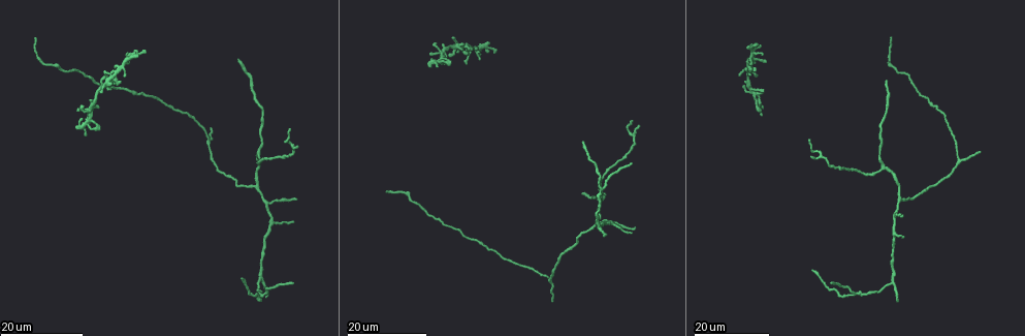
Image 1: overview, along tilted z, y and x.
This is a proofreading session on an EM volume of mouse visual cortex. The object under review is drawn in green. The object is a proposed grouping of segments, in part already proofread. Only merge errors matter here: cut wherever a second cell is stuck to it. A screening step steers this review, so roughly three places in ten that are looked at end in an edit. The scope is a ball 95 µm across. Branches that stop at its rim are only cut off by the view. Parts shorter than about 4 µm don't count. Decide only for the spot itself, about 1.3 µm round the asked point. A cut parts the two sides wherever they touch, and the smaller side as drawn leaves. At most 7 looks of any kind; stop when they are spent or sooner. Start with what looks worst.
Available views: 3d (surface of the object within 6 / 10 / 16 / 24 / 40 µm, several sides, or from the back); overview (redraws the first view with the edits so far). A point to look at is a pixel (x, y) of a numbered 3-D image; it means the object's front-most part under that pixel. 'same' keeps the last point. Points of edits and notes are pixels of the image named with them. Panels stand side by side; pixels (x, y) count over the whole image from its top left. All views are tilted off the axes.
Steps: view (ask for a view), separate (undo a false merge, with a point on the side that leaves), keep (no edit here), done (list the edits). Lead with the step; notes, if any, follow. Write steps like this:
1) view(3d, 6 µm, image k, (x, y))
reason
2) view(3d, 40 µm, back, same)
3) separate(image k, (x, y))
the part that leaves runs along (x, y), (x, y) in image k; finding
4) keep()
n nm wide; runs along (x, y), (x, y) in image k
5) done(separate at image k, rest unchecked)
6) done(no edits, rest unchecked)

view(3d, 16 µm, image 1, (900, 199))
side arm on a straight run

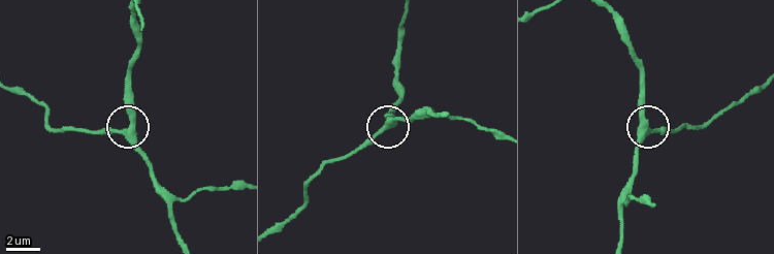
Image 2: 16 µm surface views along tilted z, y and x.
view(3d, 10 µm, image 2, (134, 129))

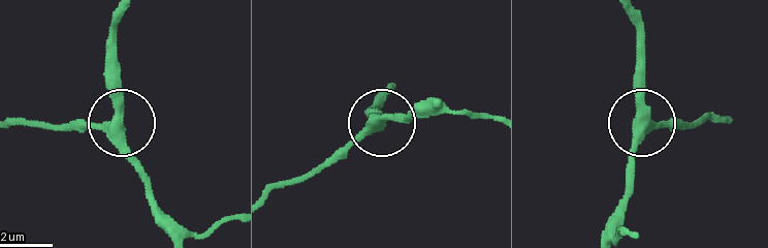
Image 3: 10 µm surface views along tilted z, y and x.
keep()
3 arms; continuous, no second cell

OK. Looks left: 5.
view(3d, 16 µm, image 1, (269, 205))
small branch off a trunk

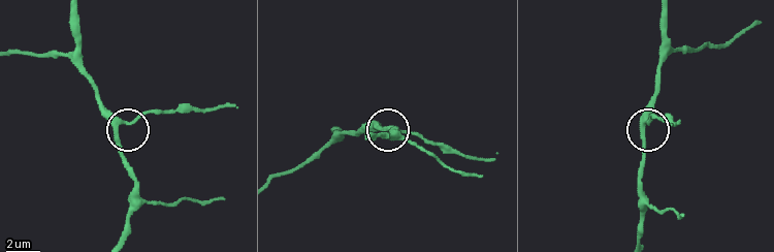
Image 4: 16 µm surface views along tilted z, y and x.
view(3d, 10 µm, image 4, (120, 122))
zoom in

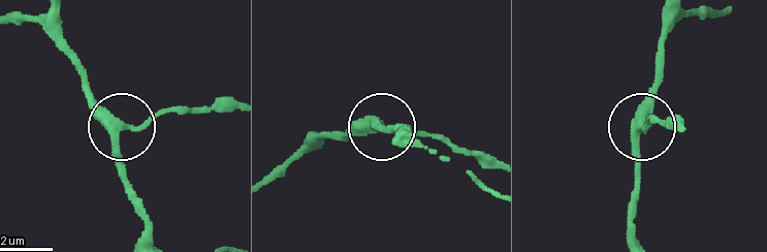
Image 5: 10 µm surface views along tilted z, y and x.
keep()
3 arms; runs along (8, 19), (48, 30), (120, 124), (185, 112) in image 5; all the same cell

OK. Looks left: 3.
view(3d, 16 µm, image 1, (552, 283))
two arms in line, one across

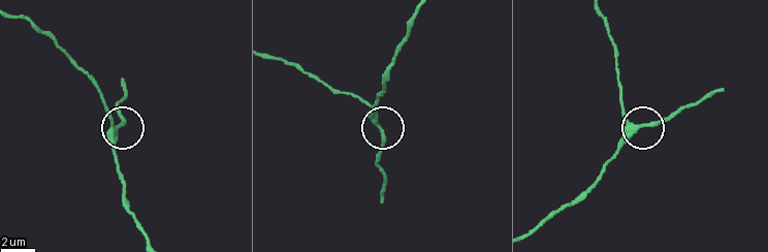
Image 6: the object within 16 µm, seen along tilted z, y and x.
view(3d, 10 µm, image 6, (378, 120))
zoom in

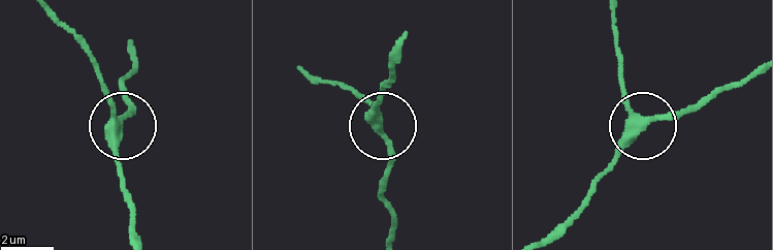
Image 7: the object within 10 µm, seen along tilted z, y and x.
keep()
290 nm wide; runs along (611, 16), (623, 94), (637, 115), (650, 122), (708, 103) in image 7; one cell here

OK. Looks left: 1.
done(no edits, rest unchecked)

